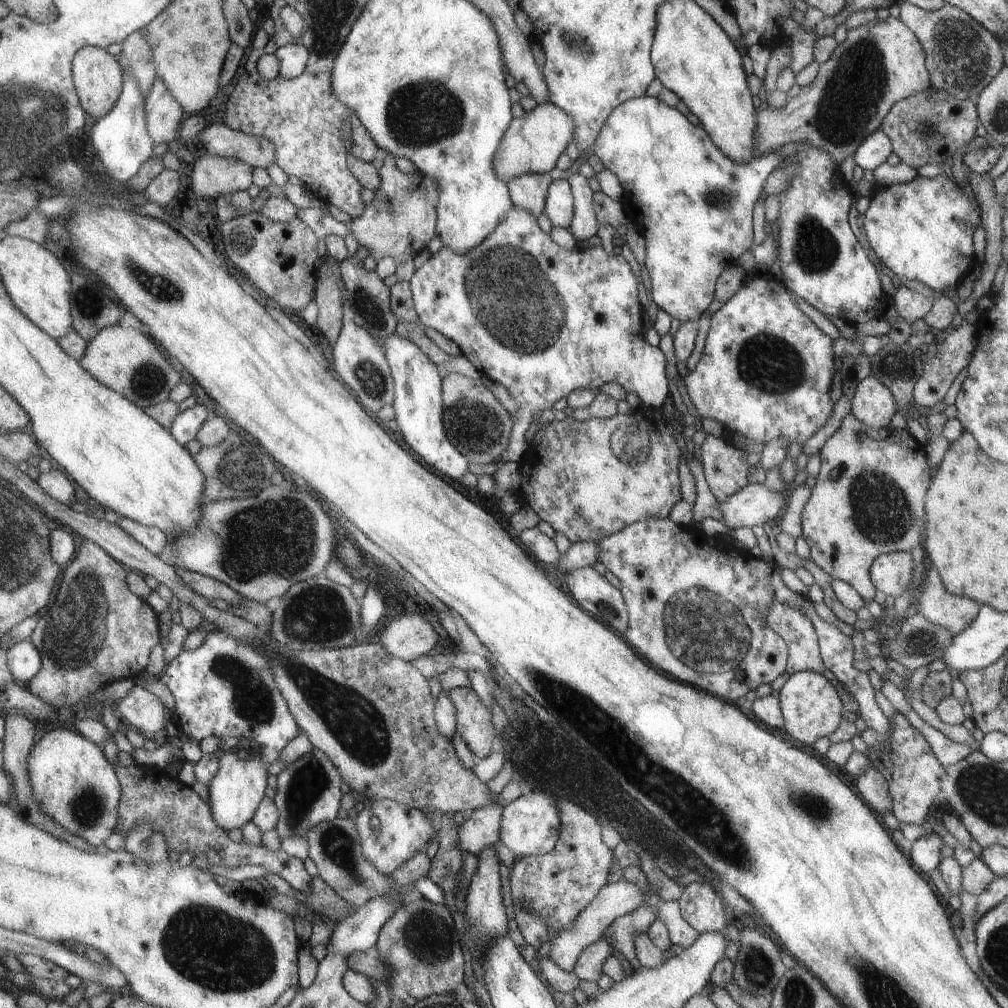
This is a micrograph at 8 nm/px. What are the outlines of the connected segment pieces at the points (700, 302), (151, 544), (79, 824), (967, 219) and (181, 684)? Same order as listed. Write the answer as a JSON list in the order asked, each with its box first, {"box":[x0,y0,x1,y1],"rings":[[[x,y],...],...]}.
[{"box":[593,96,788,325],"rings":[[[649,96],[634,97],[622,103],[620,107],[617,107],[613,111],[613,114],[609,116],[608,122],[602,127],[601,134],[598,135],[597,142],[593,146],[593,154],[596,155],[603,163],[606,169],[615,174],[623,189],[623,196],[620,201],[625,204],[625,212],[628,214],[629,220],[633,221],[637,228],[641,231],[643,237],[646,240],[646,257],[645,267],[646,272],[649,273],[652,280],[652,299],[657,304],[657,307],[668,312],[670,316],[678,325],[688,322],[688,320],[699,320],[700,314],[710,306],[710,302],[714,300],[714,284],[716,284],[716,276],[721,276],[722,270],[732,266],[732,262],[736,260],[736,256],[744,254],[750,246],[752,246],[752,238],[754,238],[754,232],[752,232],[752,208],[762,192],[762,184],[764,180],[768,178],[768,174],[776,168],[788,164],[788,158],[786,156],[779,155],[775,151],[766,153],[761,157],[755,158],[750,164],[738,164],[734,162],[730,157],[727,157],[716,144],[714,144],[713,138],[706,132],[706,129],[702,126],[696,126],[687,116],[682,114],[680,110],[670,105],[664,104],[656,97]]]},{"box":[117,517,168,559],"rings":[[[121,517],[117,520],[118,526],[122,526],[122,530],[124,532],[127,532],[134,540],[137,540],[146,550],[150,550],[154,556],[159,556],[163,559],[166,558],[163,557],[163,553],[165,552],[165,549],[167,549],[167,542],[168,538],[166,537],[166,533],[162,532],[159,528],[156,528],[155,526],[146,526],[145,524],[140,524],[139,522],[134,522],[134,520],[130,520],[130,518]]]},{"box":[30,728,122,848],"rings":[[[74,728],[51,730],[32,749],[30,773],[34,796],[42,810],[68,832],[82,836],[94,848],[104,845],[116,832],[120,824],[122,781],[102,746]]]},{"box":[864,172,982,297],"rings":[[[944,172],[933,178],[918,174],[910,182],[888,185],[878,190],[876,196],[871,198],[864,215],[864,230],[866,230],[867,243],[873,248],[885,270],[899,279],[922,282],[934,292],[934,297],[937,296],[937,292],[956,288],[958,282],[974,266],[972,234],[980,226],[980,214],[982,214],[979,202],[974,200],[972,204],[968,193],[954,182],[950,173]]]},{"box":[160,628,298,767],"rings":[[[209,628],[206,640],[196,650],[181,650],[160,675],[160,682],[170,690],[174,697],[174,709],[171,720],[183,732],[183,738],[200,742],[206,736],[218,738],[250,738],[256,742],[262,762],[268,767],[280,758],[282,749],[298,736],[296,717],[290,712],[289,703],[282,696],[281,689],[274,680],[274,672],[270,670],[270,662],[266,656],[256,652],[250,644],[238,642],[234,636],[228,636],[222,630]]]}]

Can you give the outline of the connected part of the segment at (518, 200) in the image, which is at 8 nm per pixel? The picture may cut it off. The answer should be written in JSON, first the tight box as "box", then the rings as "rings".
{"box":[509,172,553,216],"rings":[[[549,172],[546,174],[522,174],[518,178],[509,180],[510,198],[513,206],[520,206],[534,216],[545,212],[546,196],[550,184],[553,182]]]}

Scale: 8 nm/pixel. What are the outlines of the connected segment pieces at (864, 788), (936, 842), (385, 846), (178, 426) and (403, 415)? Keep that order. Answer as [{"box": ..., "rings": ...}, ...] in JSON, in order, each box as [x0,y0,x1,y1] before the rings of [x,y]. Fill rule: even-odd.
[{"box":[855,766,893,816],"rings":[[[868,766],[860,776],[855,778],[856,788],[880,816],[893,812],[892,798],[889,793],[889,779],[875,766]]]},{"box":[910,831,945,875],"rings":[[[933,831],[930,835],[921,836],[912,844],[910,858],[913,860],[914,866],[926,875],[929,875],[940,864],[940,852],[945,844],[940,833]]]},{"box":[353,799,437,874],"rings":[[[380,799],[369,802],[365,807],[353,814],[358,828],[358,836],[362,844],[362,854],[364,858],[380,872],[380,874],[392,874],[397,868],[400,868],[406,860],[410,860],[417,850],[426,852],[430,842],[437,837],[432,825],[432,820],[426,818],[424,811],[410,808],[406,804],[396,802],[390,799]],[[372,816],[377,816],[380,820],[378,832],[370,825]]]},{"box":[169,401,213,445],"rings":[[[198,401],[195,406],[180,412],[172,421],[169,432],[182,445],[188,444],[190,440],[196,439],[198,430],[202,428],[202,423],[213,415],[213,411],[203,401]]]},{"box":[386,333,468,480],"rings":[[[394,333],[386,336],[386,356],[390,362],[390,368],[397,383],[397,399],[393,402],[396,411],[396,430],[403,434],[404,440],[410,448],[420,455],[426,464],[446,474],[450,478],[461,480],[466,473],[468,458],[458,452],[450,440],[446,438],[444,422],[442,422],[442,376],[438,372],[438,366],[408,338],[402,338]]]}]

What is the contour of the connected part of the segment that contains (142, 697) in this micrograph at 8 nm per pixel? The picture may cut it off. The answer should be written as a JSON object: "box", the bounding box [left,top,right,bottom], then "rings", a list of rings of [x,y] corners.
{"box":[115,684,166,736],"rings":[[[135,684],[115,705],[116,717],[149,736],[165,728],[166,707],[160,698],[145,689],[144,684]]]}

